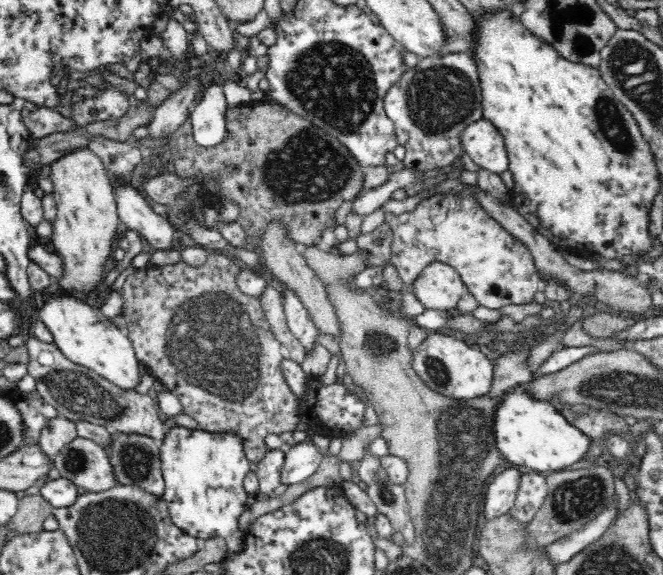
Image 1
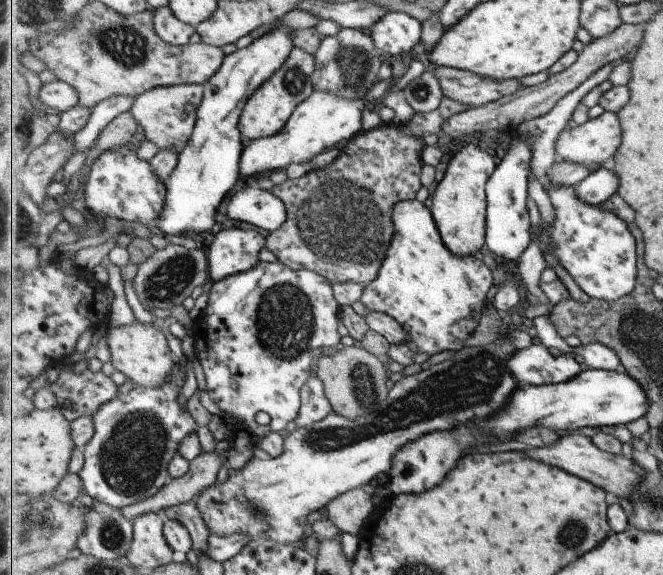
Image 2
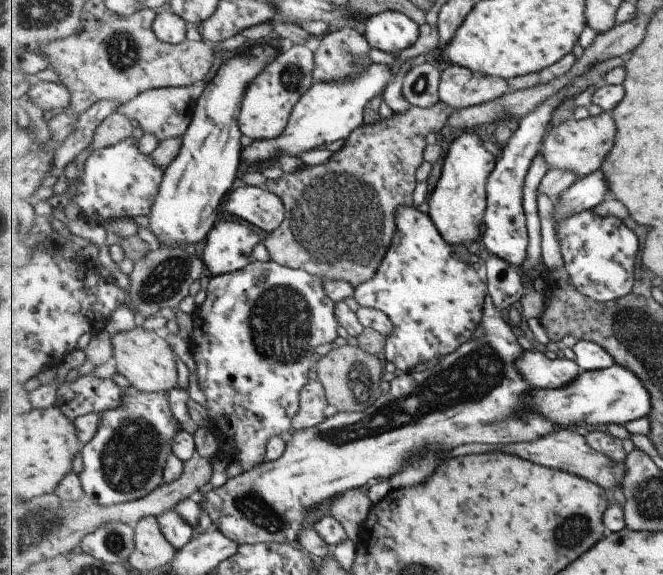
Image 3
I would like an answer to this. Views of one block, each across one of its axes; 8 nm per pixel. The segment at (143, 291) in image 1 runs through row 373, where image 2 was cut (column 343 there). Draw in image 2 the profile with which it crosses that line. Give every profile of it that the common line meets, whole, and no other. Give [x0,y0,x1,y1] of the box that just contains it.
[267,97,471,284]

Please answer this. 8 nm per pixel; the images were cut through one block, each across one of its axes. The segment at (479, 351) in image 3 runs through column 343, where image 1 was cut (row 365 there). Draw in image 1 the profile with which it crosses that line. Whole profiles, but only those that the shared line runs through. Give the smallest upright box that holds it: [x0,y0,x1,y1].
[412,332,493,400]

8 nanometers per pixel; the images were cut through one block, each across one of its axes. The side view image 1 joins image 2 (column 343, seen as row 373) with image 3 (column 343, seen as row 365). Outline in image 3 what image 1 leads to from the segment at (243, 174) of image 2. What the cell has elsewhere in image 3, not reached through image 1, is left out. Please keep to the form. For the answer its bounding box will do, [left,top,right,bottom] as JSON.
[243,63,393,166]

